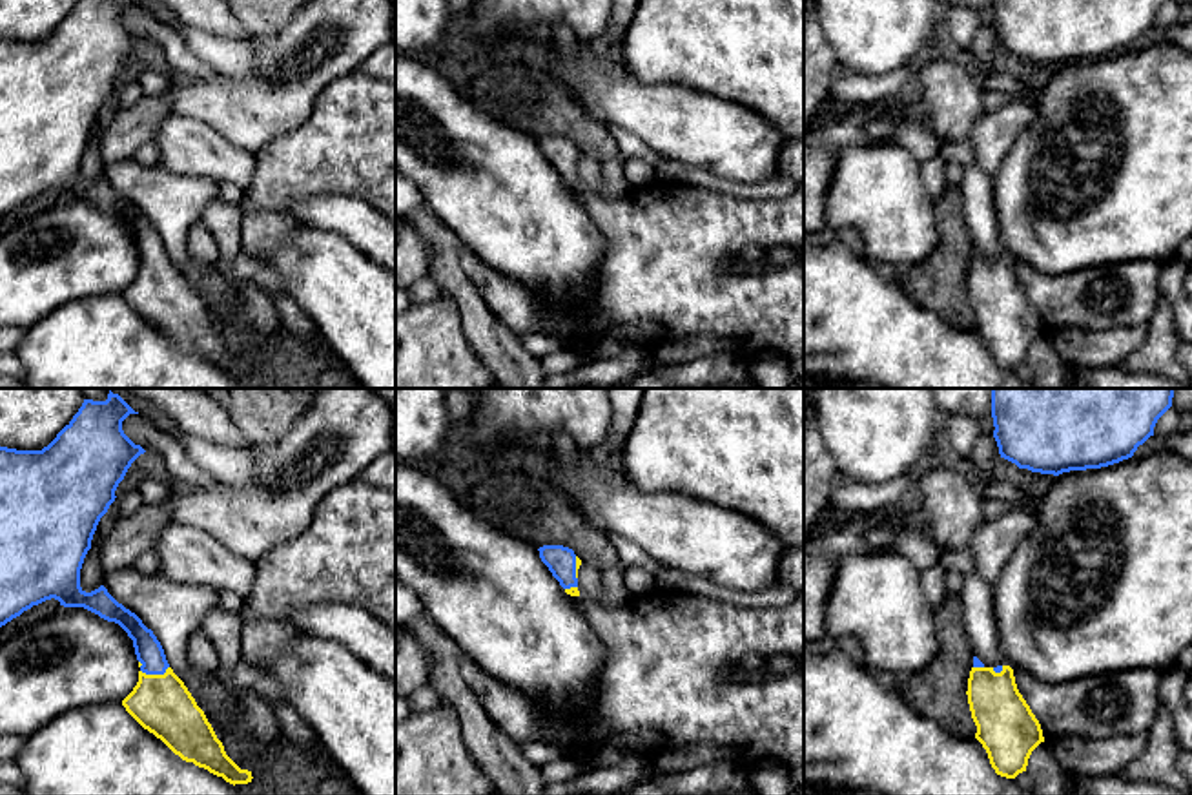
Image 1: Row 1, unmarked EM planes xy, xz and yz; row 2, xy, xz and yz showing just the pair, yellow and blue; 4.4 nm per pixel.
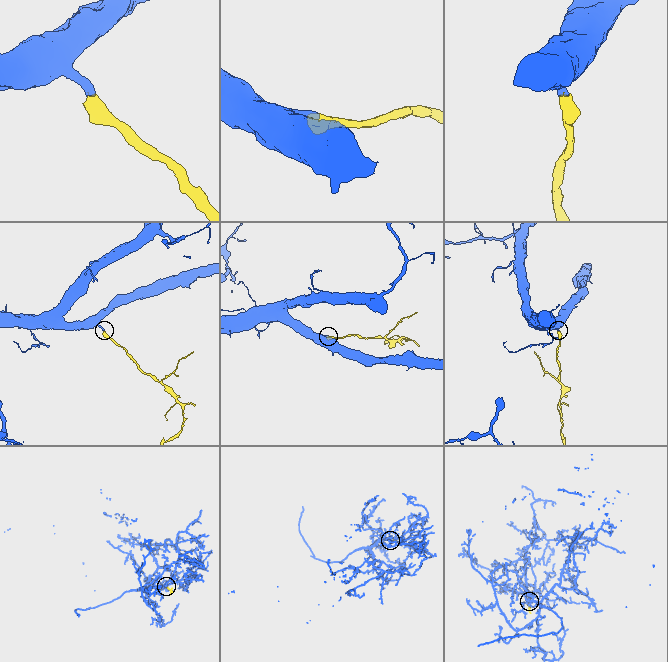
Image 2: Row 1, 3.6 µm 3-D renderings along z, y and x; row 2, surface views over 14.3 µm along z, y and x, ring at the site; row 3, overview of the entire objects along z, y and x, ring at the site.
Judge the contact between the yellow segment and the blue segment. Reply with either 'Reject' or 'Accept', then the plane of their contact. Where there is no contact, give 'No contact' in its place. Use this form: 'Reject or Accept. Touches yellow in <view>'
Accept. Touches yellow in xy

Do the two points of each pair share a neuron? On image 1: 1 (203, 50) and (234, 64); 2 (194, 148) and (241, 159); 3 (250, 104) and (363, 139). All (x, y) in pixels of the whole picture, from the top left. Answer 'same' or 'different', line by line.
1: same
2: same
3: different

